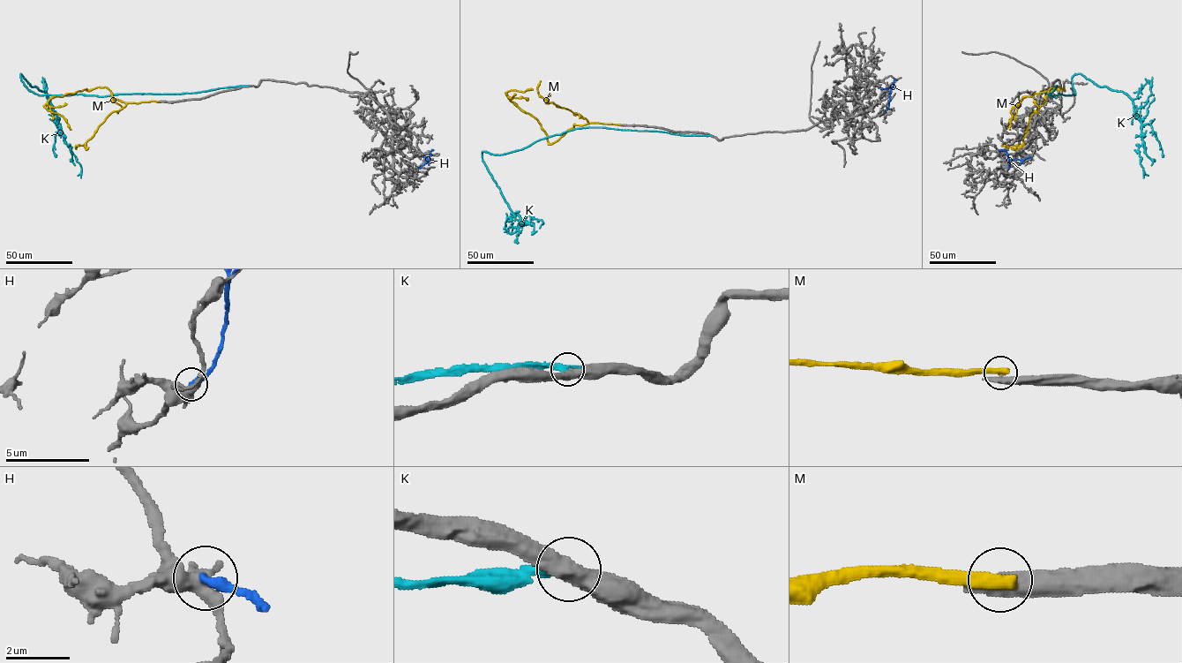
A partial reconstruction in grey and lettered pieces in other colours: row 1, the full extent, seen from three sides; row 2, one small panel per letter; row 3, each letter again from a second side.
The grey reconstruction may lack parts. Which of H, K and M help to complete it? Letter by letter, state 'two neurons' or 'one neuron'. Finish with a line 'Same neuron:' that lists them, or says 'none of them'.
H: two neurons
K: two neurons
M: two neurons
Same neuron: none of them

